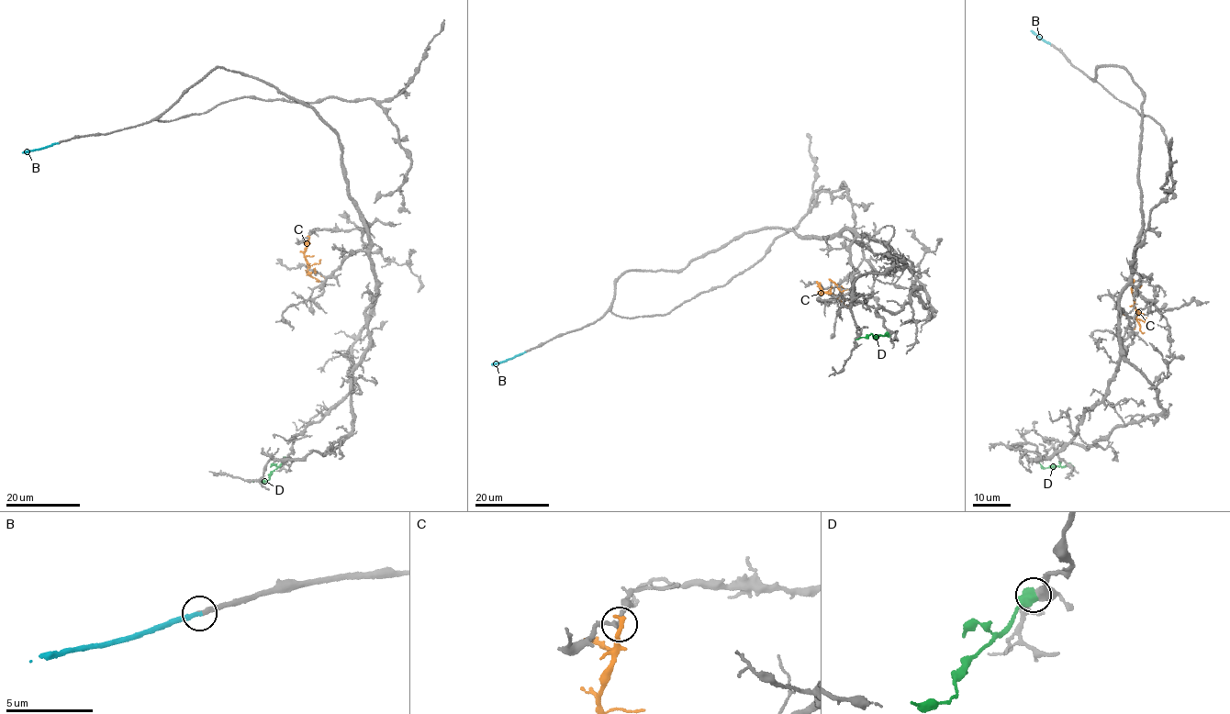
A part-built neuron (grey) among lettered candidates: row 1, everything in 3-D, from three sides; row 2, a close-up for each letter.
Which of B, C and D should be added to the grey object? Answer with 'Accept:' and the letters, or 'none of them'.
Accept: B

